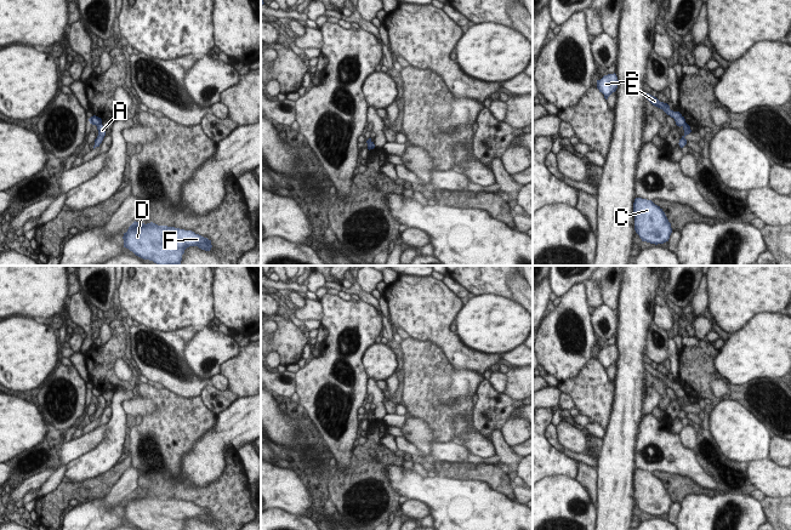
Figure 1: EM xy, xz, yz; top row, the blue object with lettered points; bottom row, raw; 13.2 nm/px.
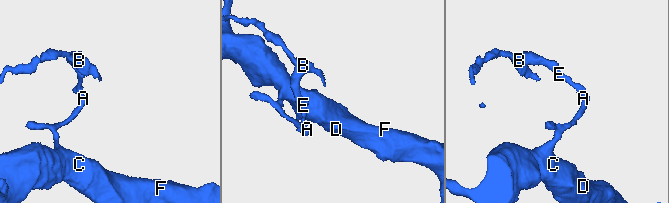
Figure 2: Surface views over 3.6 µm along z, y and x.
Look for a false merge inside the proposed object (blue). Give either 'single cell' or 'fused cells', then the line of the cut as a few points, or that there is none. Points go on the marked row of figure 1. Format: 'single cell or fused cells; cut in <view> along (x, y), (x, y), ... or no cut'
fused cells; cut in xy along (101, 123), (96, 125)

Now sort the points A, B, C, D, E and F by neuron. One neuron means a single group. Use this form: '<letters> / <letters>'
A C D F / B E

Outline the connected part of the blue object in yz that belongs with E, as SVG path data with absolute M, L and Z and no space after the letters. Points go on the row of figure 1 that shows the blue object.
M647 93L647 99L655 107L662 109L667 115L675 119L677 126L685 125L685 119L679 112L673 112L670 109L670 106L667 103L660 102L656 97Z

